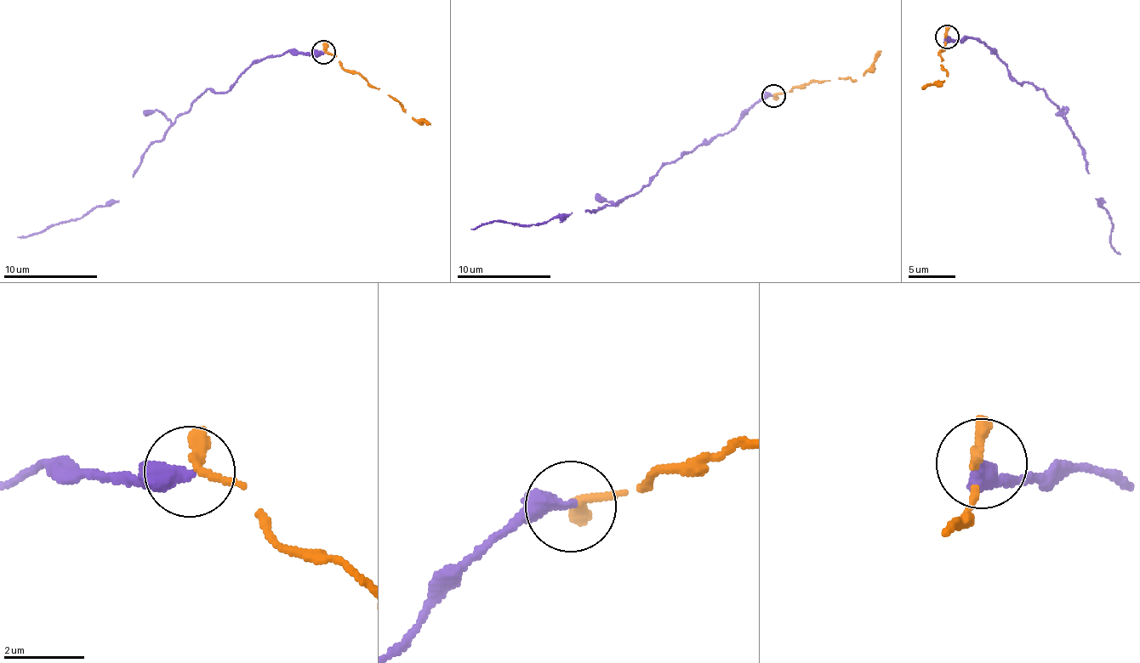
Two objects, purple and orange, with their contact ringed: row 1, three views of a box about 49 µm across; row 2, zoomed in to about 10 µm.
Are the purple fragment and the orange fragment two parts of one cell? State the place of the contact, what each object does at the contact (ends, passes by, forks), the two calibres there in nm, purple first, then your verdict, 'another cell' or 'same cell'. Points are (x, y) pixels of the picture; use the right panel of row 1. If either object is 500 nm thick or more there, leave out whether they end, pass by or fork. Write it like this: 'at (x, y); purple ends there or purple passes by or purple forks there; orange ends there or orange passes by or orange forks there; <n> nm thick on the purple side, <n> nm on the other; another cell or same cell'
at (947, 36); purple ends there; orange ends there; 360 nm thick on the purple side, 320 nm on the other; another cell

